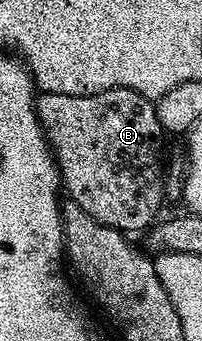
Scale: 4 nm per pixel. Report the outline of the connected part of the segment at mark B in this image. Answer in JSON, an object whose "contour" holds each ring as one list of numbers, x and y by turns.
{"contour":[[117,87,91,95,44,91,37,96,36,106,70,201,96,221,123,233,141,232,159,218,158,210,164,204,164,132,151,100]]}

